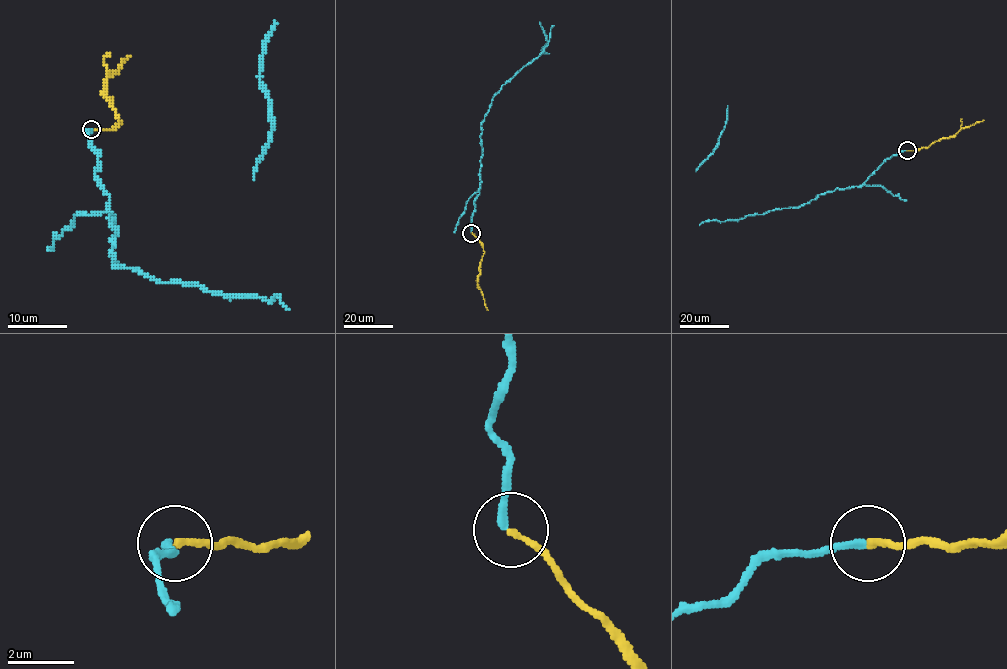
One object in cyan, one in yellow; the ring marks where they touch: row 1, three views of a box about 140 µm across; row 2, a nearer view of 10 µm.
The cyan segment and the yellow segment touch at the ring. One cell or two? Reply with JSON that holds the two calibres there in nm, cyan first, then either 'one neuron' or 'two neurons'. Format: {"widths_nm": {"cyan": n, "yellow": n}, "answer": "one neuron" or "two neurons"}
{"widths_nm": {"cyan": 220, "yellow": 180}, "answer": "one neuron"}

